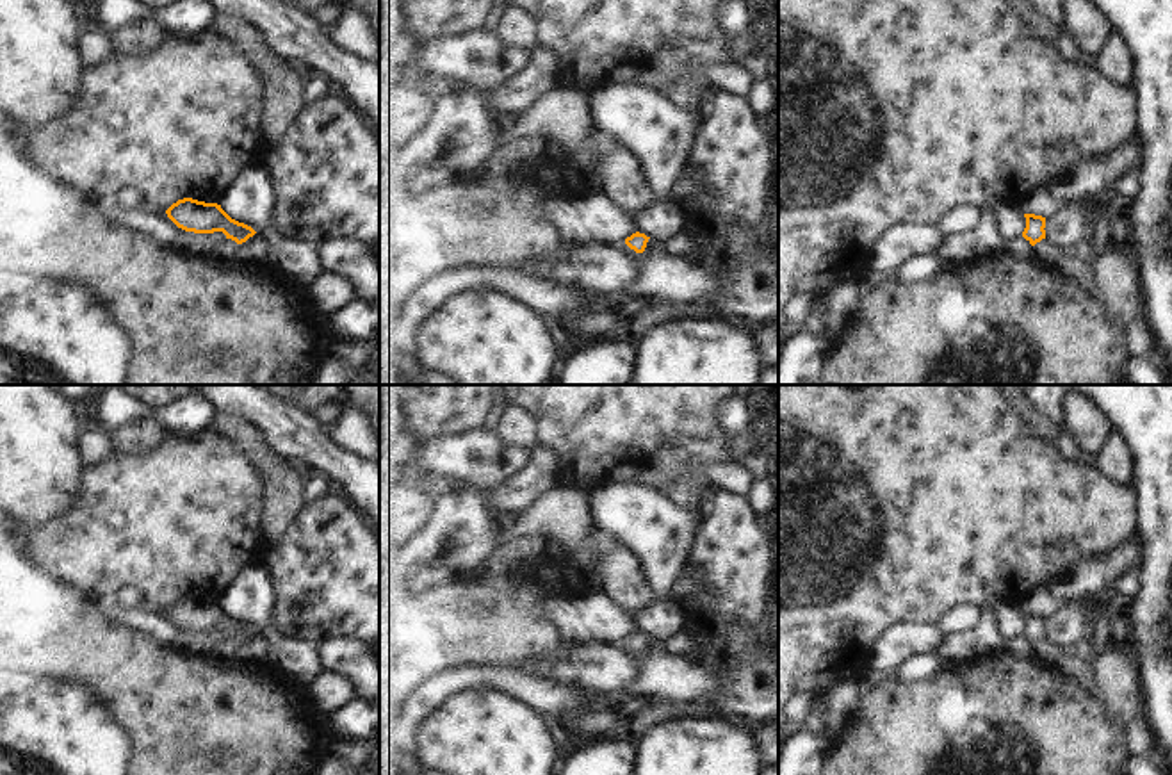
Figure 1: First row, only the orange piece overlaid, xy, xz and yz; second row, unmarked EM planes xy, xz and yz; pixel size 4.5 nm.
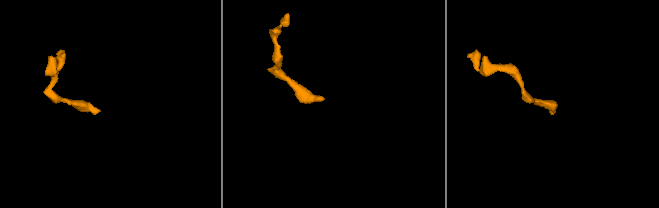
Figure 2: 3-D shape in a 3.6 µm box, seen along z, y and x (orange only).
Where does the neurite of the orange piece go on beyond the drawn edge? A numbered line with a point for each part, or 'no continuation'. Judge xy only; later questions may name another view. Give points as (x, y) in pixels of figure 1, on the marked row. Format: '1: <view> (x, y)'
1: xy (225, 250)

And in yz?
1: yz (1083, 273)

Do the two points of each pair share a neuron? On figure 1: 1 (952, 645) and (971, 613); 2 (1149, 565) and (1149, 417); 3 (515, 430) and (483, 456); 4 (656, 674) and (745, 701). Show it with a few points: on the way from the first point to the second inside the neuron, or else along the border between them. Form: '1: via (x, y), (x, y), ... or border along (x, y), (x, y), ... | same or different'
1: border along (984, 610), (969, 631), (955, 631), (944, 636) | different
2: via (1153, 528), (1153, 455) | same
3: border along (497, 428), (504, 439), (531, 451) | different
4: border along (750, 667), (740, 667), (731, 683), (702, 699) | different

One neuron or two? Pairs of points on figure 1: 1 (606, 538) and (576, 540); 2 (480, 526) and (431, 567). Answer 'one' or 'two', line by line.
1: two
2: one

